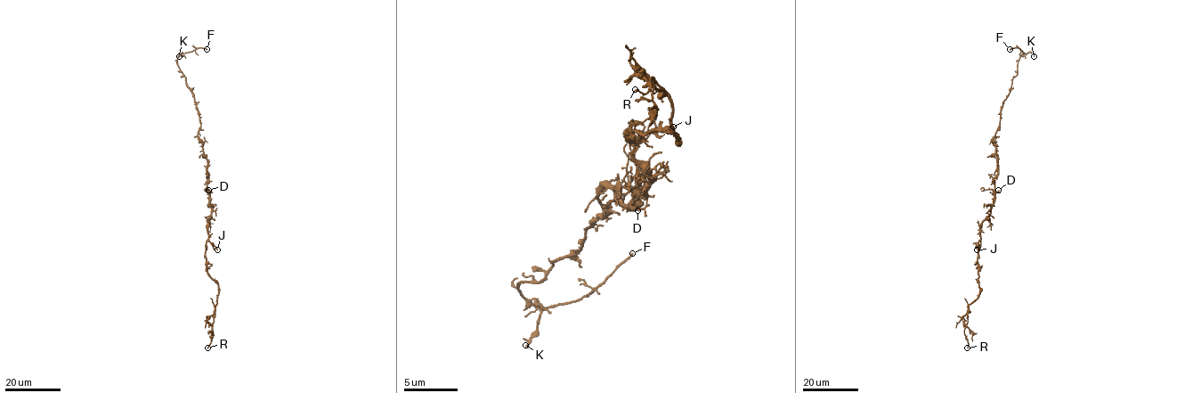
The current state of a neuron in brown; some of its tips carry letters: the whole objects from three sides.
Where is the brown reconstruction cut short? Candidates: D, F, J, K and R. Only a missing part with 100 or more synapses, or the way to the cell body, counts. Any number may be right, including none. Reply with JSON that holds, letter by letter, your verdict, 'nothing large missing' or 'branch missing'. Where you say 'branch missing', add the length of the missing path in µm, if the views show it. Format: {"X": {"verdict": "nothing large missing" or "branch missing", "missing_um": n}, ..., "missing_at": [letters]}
{"D": {"verdict": "nothing large missing"}, "F": {"verdict": "branch missing", "missing_um": 30}, "J": {"verdict": "nothing large missing"}, "K": {"verdict": "nothing large missing"}, "R": {"verdict": "nothing large missing"}, "missing_at": ["F"]}

